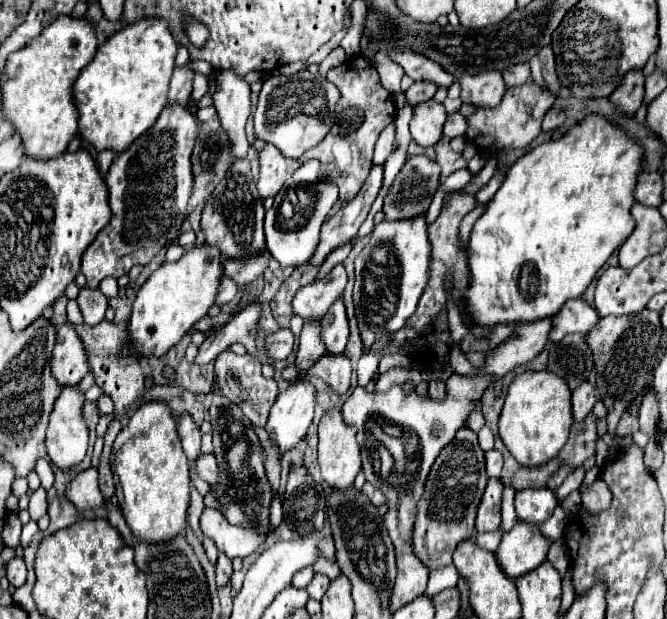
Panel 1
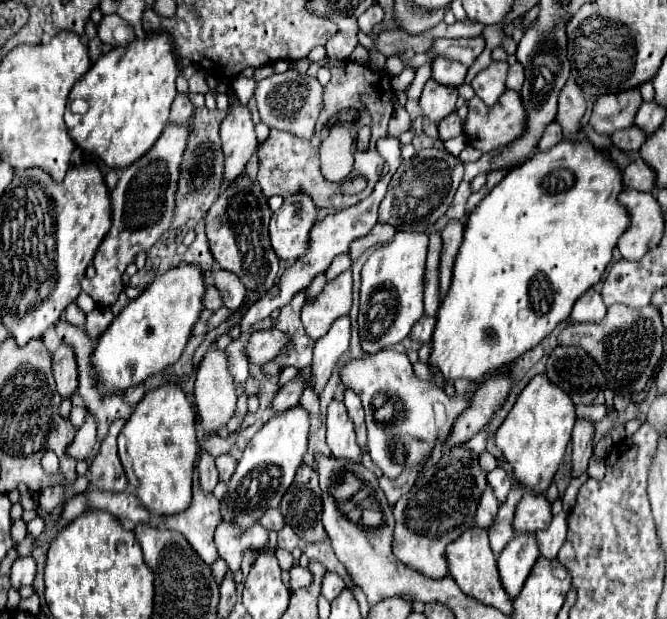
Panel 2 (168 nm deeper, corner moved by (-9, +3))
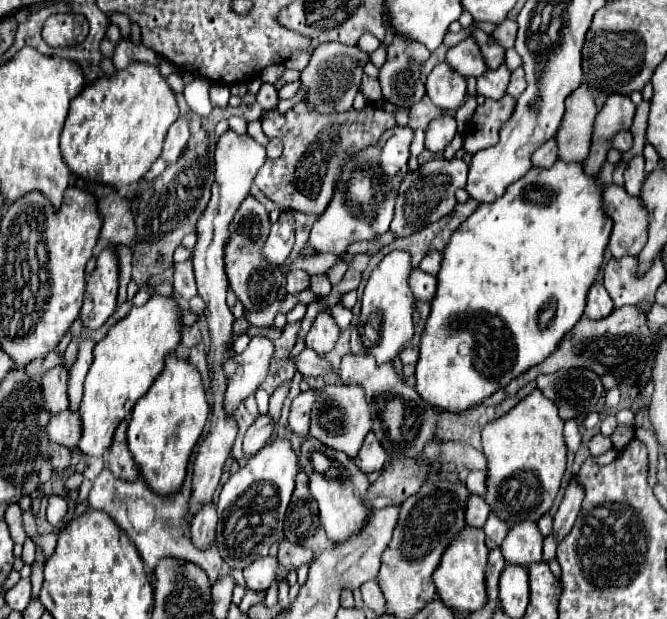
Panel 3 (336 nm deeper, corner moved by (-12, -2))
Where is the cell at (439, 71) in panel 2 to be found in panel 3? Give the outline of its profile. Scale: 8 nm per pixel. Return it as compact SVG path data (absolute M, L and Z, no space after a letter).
M466 38L460 44L452 46L446 54L446 62L462 76L482 76L482 72L488 68L484 64L484 56L476 44L476 38Z

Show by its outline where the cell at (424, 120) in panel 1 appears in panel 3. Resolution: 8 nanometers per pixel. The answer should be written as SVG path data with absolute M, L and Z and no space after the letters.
M440 62L428 74L426 94L436 106L456 110L466 98L466 78L456 74L446 62Z

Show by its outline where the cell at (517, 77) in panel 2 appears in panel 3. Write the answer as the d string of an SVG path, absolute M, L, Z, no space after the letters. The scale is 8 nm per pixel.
M516 68L512 72L512 78L510 78L510 84L508 84L508 94L512 98L518 98L522 92L526 90L526 80L524 80L524 70L522 68Z

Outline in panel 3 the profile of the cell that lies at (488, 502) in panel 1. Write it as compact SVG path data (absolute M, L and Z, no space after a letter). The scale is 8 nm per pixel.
M470 494L468 504L466 504L466 524L472 528L482 528L486 524L488 514L490 514L490 508L484 502L484 498Z

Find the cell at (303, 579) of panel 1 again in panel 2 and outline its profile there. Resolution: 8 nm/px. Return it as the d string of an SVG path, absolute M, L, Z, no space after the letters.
M293 567L291 573L291 591L295 589L301 589L301 587L307 587L307 583L313 581L313 577L309 575L309 569L303 569L303 567Z

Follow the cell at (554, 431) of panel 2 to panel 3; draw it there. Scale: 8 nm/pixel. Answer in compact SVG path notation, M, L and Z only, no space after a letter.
M540 390L530 392L510 412L484 426L482 446L488 458L484 500L490 512L500 516L508 528L524 520L538 522L552 508L566 470L562 428L564 420L558 416L558 408Z

